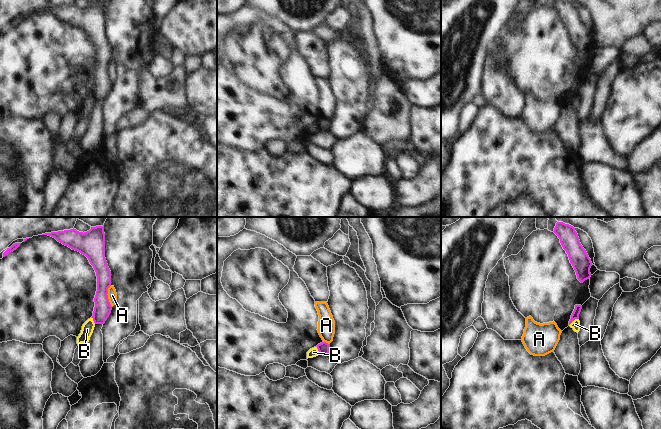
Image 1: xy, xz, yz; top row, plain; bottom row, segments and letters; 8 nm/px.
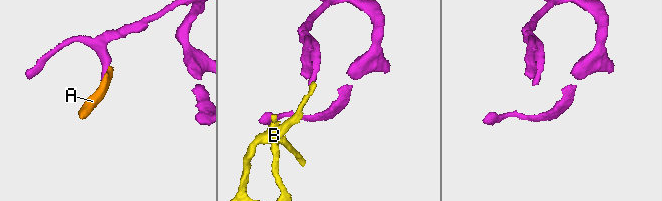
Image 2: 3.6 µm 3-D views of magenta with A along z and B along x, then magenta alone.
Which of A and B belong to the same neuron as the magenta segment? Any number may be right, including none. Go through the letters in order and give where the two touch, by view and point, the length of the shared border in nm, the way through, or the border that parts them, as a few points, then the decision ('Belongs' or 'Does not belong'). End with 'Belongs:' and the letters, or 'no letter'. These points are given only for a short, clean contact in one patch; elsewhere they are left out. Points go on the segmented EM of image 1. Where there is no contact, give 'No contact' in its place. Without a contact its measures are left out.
A: Touches magenta at xy (107, 296). Shared border 180 nm. Boundary: xy (110, 285), (107, 291), (107, 298), (112, 306). Does not belong
B: Touches magenta at yz (573, 320). Shared border 100 nm. Does not belong
Belongs: no letter.

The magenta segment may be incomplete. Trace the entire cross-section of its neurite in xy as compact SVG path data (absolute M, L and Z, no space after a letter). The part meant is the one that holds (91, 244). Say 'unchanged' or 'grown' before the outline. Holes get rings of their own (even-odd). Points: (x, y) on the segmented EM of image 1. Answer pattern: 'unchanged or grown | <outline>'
unchanged | M104 225L91 227L87 232L76 229L45 233L72 250L85 255L93 266L97 276L97 291L94 298L93 321L104 324L109 317L112 306L108 299L108 288L111 286L111 271L105 258Z

